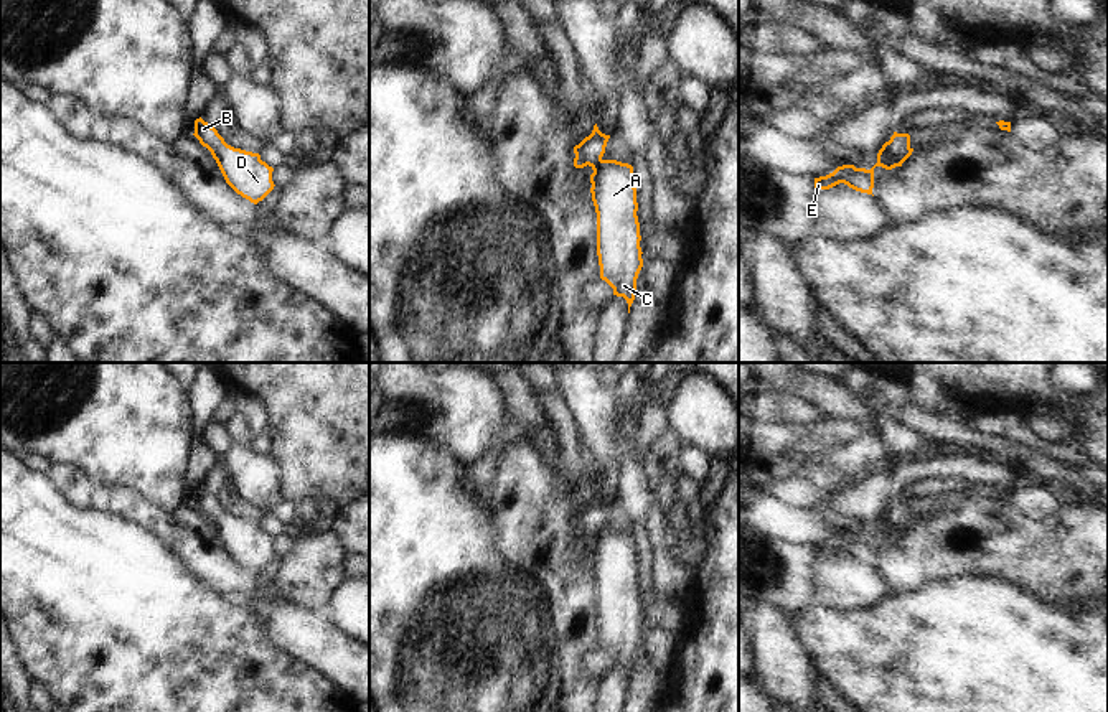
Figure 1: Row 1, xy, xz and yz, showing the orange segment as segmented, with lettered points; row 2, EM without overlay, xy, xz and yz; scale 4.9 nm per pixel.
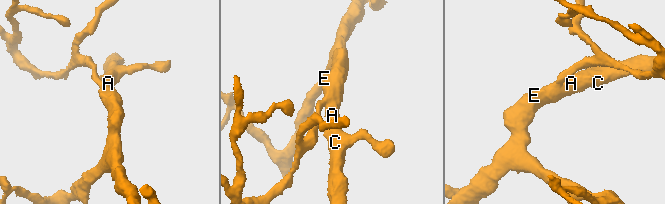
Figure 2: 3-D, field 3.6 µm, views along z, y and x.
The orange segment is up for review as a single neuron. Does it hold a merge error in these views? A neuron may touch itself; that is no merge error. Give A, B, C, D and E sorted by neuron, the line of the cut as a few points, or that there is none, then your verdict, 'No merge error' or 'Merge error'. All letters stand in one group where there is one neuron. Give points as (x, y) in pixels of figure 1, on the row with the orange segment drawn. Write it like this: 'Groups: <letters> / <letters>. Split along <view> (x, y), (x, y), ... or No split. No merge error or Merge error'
Groups: A B C D E. No split. No merge error.

